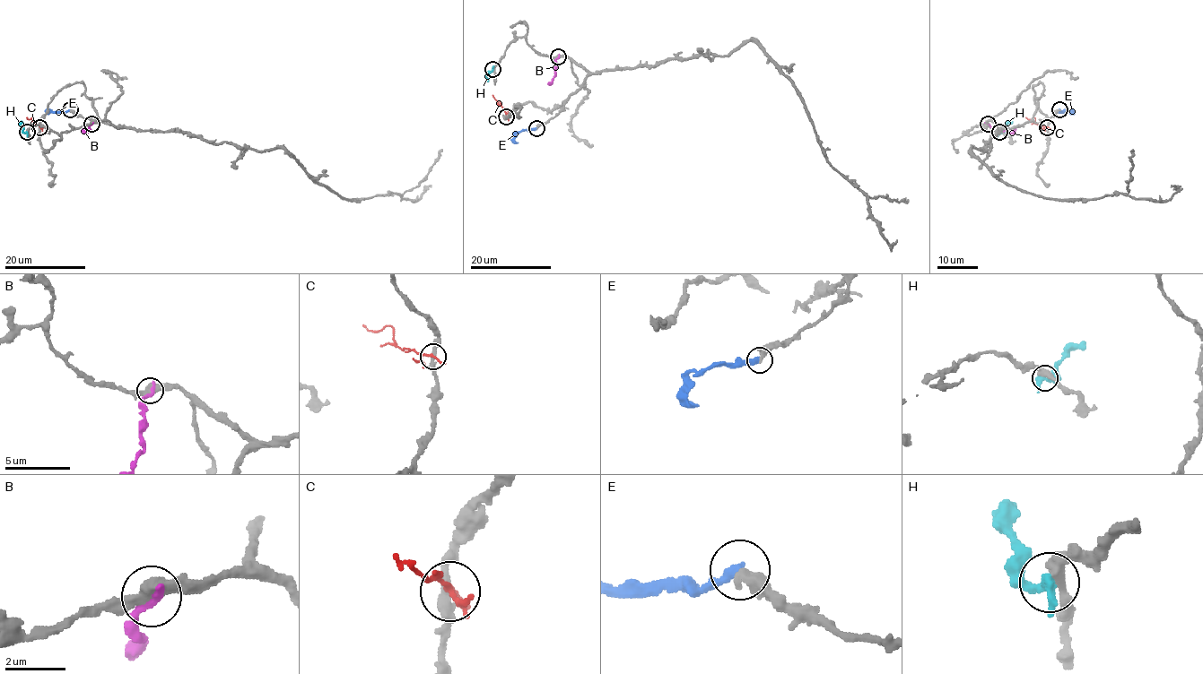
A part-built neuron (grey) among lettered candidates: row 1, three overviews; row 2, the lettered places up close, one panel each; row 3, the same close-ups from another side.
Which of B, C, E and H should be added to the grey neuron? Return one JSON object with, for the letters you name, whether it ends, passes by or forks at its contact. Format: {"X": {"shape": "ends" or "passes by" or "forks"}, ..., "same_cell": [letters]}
{"same_cell": []}

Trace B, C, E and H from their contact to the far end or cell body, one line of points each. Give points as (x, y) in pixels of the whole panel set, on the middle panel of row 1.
B: (558, 56), (554, 75), (549, 83)
C: (506, 116), (503, 108), (492, 95)
E: (536, 129), (519, 131), (515, 138), (518, 142)
H: (492, 68), (487, 82)

